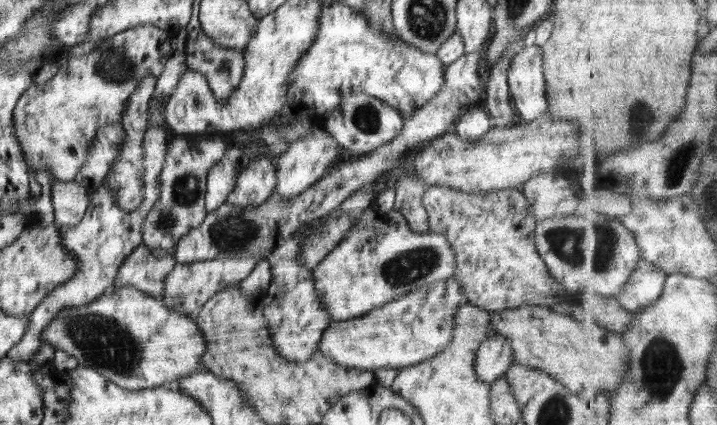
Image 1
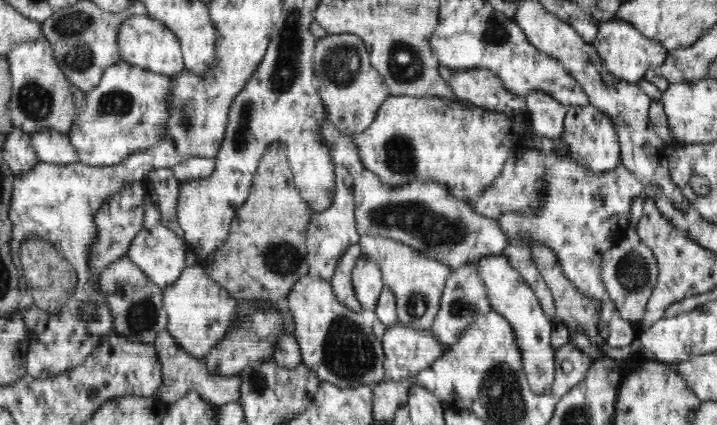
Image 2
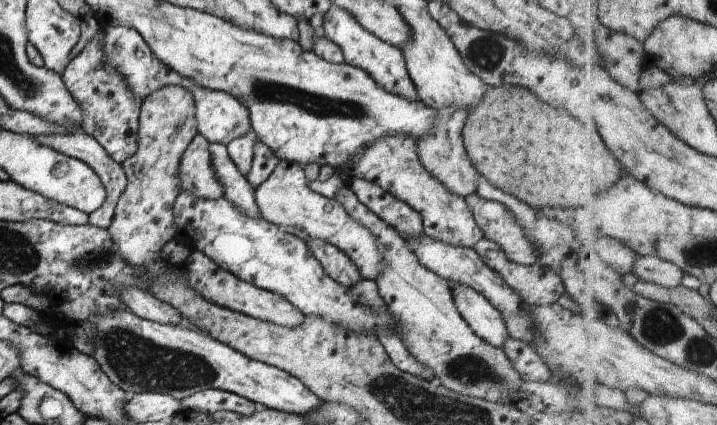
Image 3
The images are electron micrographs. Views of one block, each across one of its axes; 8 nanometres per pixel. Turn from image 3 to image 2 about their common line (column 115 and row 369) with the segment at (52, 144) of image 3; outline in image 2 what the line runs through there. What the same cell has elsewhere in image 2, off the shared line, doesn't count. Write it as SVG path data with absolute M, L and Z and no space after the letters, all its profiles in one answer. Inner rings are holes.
M165 328L161 330L153 342L158 360L161 364L162 382L157 390L157 400L161 400L164 405L171 405L180 400L187 392L196 391L204 399L218 407L231 402L239 402L240 379L239 375L224 376L218 373L210 373L206 363L199 362L187 352L184 352L179 344L176 344L174 337Z

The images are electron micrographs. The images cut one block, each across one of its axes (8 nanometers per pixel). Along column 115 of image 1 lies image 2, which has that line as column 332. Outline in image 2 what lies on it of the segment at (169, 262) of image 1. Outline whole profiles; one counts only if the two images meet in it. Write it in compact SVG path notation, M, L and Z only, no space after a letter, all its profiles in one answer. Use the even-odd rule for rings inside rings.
M359 244L350 246L344 256L340 258L336 268L334 268L334 276L330 278L332 288L334 289L337 299L350 310L356 313L364 313L362 304L356 298L353 284L351 281L351 272L356 261L362 256Z

